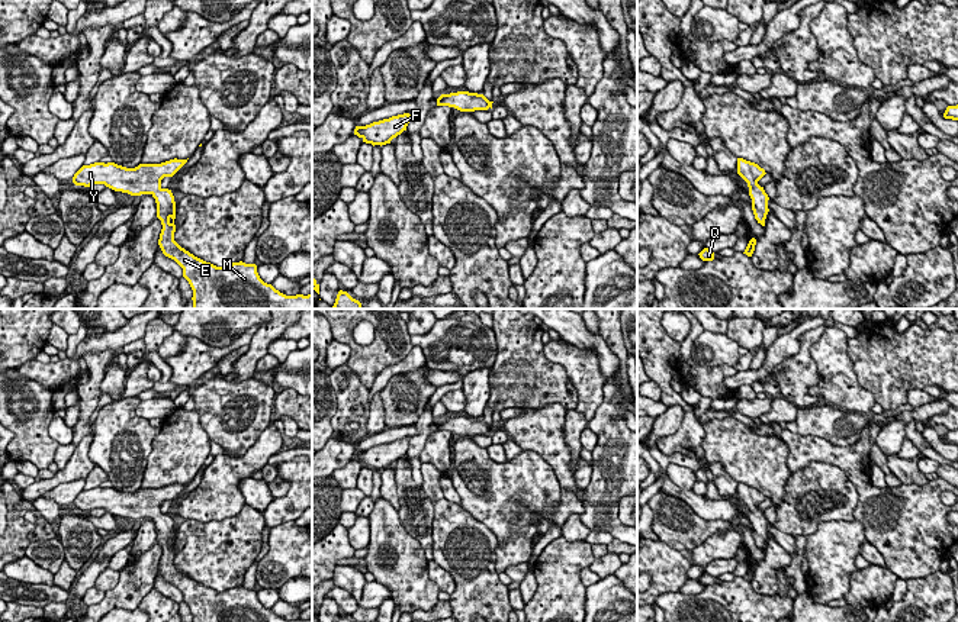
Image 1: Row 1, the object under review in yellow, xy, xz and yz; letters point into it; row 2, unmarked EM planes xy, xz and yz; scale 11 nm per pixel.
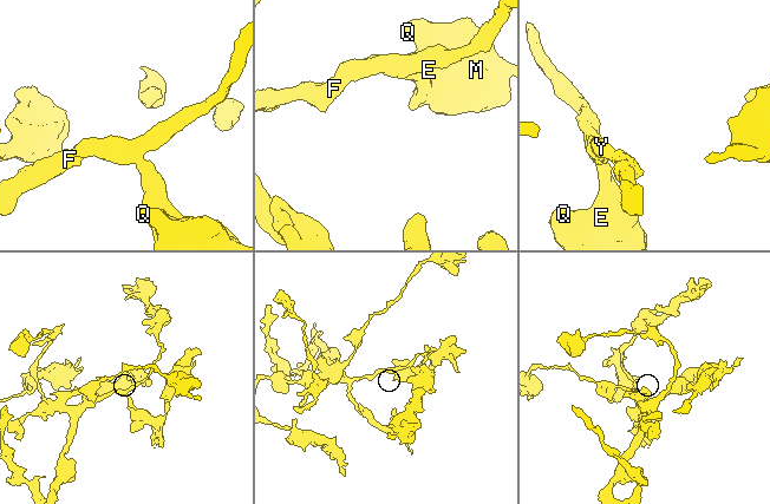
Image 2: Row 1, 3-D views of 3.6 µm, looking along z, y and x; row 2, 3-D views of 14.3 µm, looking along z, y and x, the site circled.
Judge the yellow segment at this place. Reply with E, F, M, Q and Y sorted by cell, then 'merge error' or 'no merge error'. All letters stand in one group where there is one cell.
groups E F M Q Y; no merge error

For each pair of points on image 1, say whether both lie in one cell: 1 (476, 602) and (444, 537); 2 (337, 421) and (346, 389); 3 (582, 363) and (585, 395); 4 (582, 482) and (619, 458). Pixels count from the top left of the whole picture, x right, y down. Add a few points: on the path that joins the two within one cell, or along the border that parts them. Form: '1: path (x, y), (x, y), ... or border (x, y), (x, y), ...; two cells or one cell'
1: path (476, 586), (475, 574), (455, 553); one cell
2: path (344, 413), (346, 396); one cell
3: path (584, 370), (585, 387); one cell
4: border (592, 466), (590, 483), (584, 489); two cells

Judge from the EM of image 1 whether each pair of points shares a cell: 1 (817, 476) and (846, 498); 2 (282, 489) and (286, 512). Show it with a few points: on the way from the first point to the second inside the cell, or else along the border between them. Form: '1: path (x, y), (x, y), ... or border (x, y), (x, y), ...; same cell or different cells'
1: path (825, 483), (839, 498); same cell
2: border (289, 482), (289, 489), (275, 499); different cells

